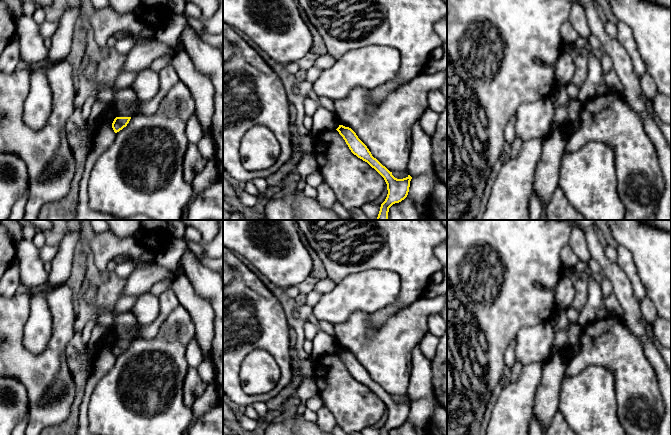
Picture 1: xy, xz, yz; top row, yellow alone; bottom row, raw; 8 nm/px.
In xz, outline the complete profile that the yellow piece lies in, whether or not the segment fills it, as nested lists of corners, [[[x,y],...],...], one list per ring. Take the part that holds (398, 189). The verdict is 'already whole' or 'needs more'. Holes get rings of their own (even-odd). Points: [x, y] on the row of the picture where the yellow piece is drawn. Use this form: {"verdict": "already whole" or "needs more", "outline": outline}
{"verdict": "already whole", "outline": [[[339,125],[336,130],[343,137],[351,152],[358,158],[367,162],[384,178],[387,184],[388,194],[385,201],[381,204],[376,220],[388,220],[389,208],[407,197],[412,177],[408,175],[403,179],[395,178],[392,172],[372,156],[367,146],[358,138],[351,128]]]}

